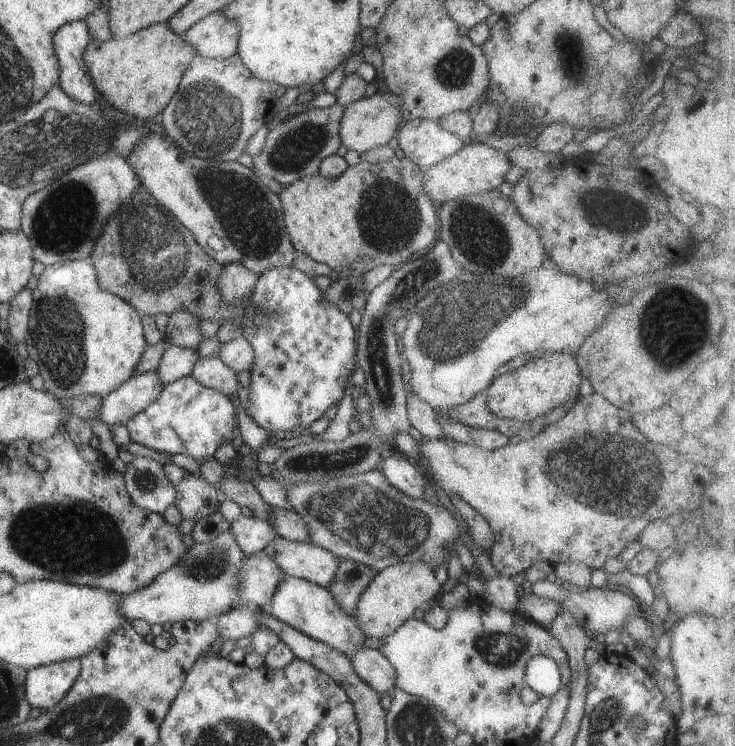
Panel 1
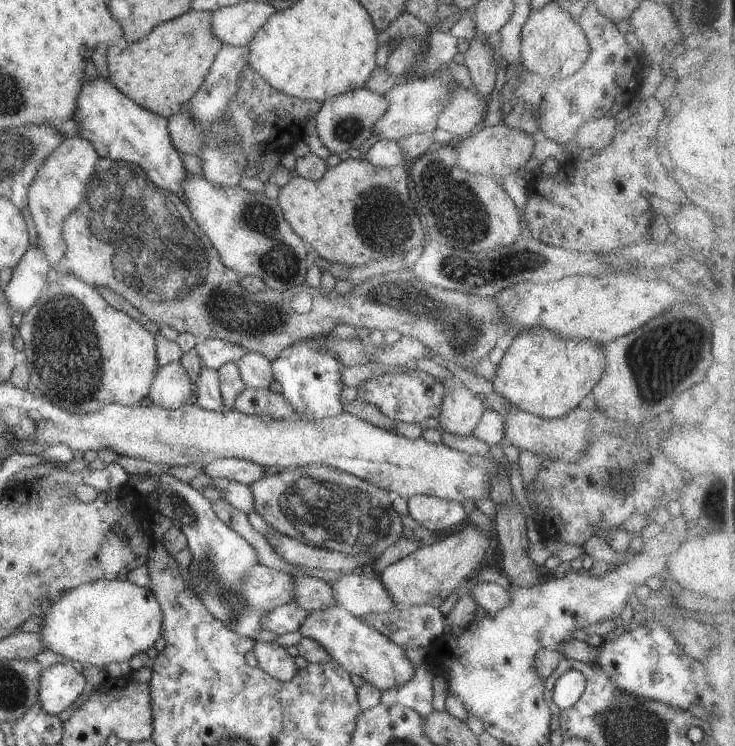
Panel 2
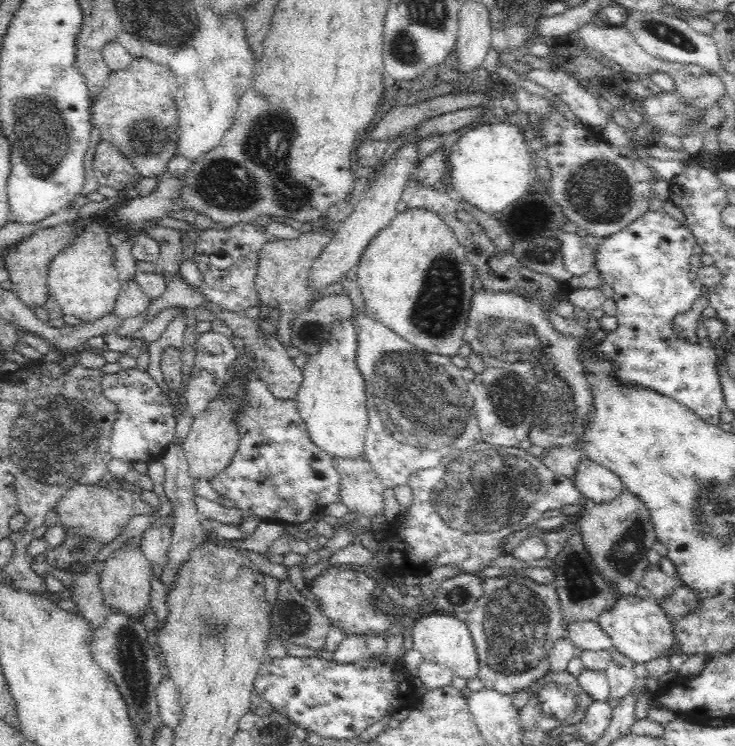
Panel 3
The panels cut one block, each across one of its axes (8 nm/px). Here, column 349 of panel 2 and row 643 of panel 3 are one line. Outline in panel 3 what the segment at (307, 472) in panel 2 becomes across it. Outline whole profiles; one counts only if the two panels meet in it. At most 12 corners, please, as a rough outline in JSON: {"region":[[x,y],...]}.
{"region":[[483,578],[465,624],[485,689],[510,696],[567,636],[554,585]]}

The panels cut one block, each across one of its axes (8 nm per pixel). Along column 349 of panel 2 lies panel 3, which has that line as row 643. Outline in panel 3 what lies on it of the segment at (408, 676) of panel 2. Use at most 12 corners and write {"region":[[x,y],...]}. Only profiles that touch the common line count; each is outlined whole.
{"region":[[617,599],[597,620],[635,664],[668,656],[674,626],[658,602]]}

